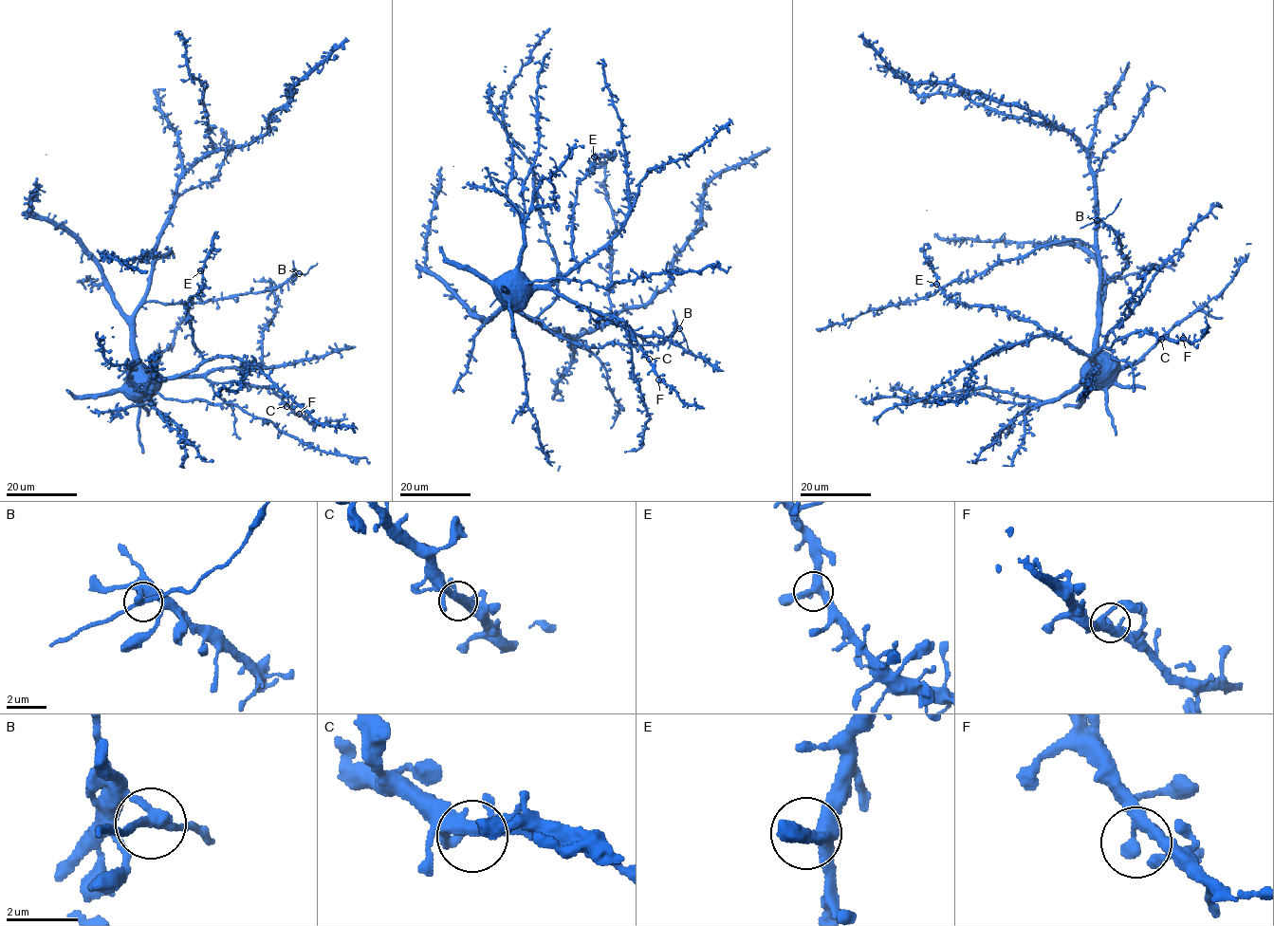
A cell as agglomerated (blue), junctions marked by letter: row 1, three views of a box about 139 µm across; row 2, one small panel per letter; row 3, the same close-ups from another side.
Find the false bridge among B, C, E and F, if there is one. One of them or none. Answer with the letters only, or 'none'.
none

